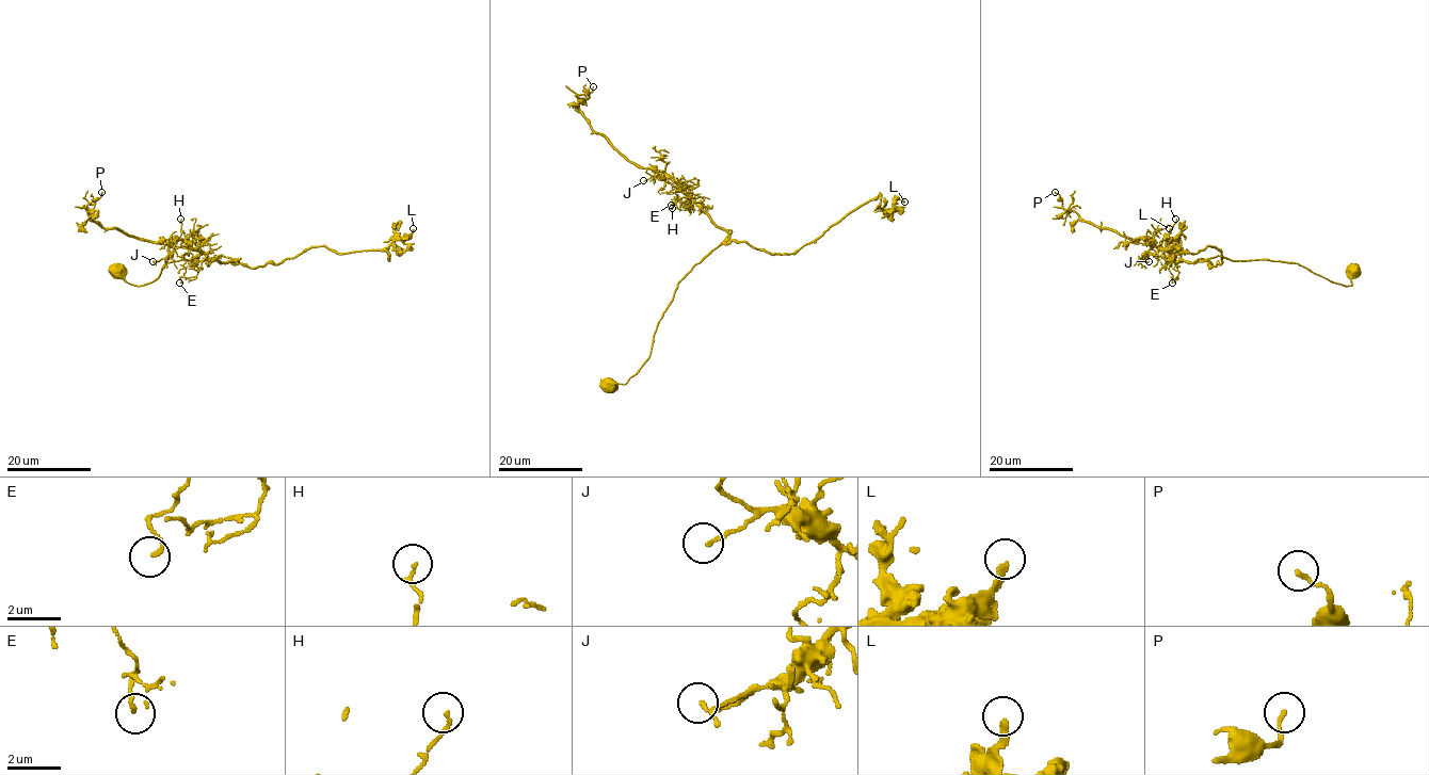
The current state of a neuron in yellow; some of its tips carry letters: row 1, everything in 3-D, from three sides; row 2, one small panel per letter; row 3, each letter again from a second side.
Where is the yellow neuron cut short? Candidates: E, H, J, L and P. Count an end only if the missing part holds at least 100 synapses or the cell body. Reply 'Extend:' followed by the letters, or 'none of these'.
Extend: none of these

